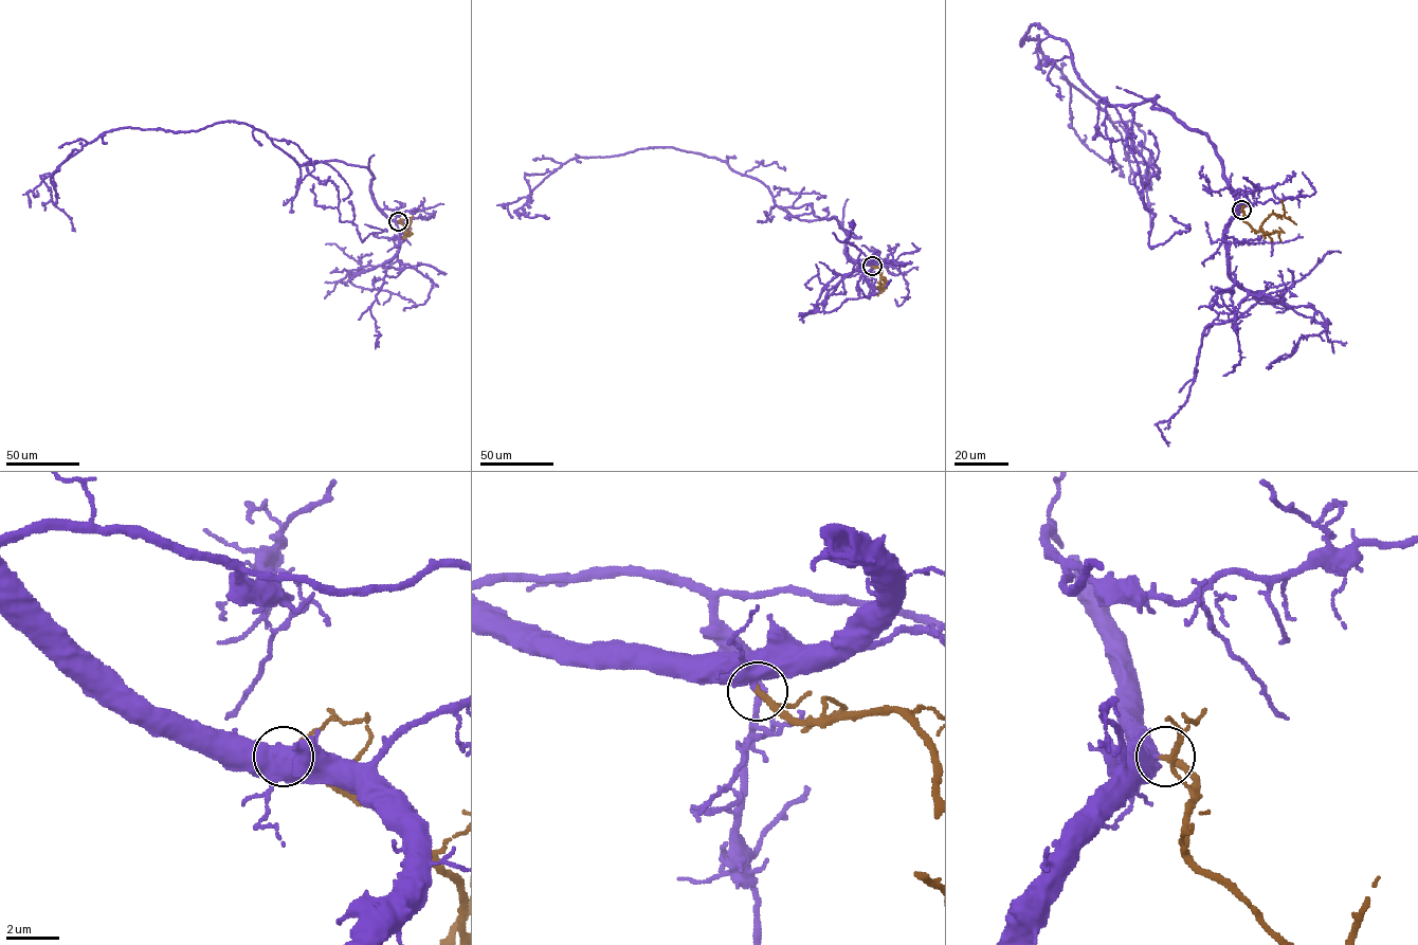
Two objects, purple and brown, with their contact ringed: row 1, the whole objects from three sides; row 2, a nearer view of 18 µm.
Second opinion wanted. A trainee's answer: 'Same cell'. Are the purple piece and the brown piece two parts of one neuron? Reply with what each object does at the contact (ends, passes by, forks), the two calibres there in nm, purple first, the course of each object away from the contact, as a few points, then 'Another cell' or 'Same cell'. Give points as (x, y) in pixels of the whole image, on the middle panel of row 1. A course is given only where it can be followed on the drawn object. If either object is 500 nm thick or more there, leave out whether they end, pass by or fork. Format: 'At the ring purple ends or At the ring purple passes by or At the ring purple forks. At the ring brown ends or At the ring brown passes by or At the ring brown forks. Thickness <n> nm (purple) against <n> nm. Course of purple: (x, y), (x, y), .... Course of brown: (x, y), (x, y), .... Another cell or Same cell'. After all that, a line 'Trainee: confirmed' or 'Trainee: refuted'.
At the ring purple ends. At the ring brown passes by. Thickness 480 nm (purple) against 200 nm. Course of purple: (871, 266), (846, 253), (835, 219), (793, 217), (756, 179), (672, 147), (569, 160), (515, 211), (549, 217). Course of brown: (871, 266), (882, 270), (885, 283), (880, 289), (887, 287). Same cell
Trainee: confirmed

